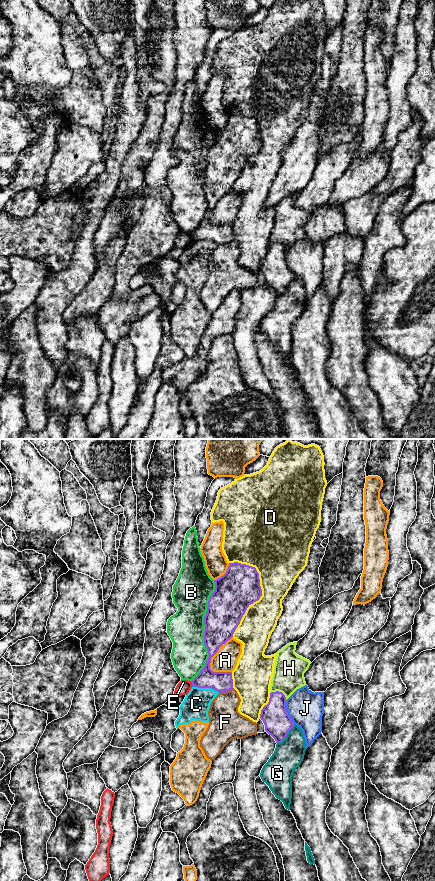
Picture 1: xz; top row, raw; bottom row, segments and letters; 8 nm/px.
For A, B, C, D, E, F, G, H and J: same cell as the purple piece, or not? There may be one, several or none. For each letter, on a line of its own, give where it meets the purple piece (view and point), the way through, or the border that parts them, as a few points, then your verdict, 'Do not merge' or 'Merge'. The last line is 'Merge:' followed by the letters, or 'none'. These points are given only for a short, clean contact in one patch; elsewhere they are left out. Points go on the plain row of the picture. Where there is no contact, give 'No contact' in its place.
A: Touches purple at xz (215, 205). Do not merge
B: Touches purple at xz (204, 183). Do not merge
C: Touches purple at xz (206, 239). Boundary: xz (193, 237), (212, 240), (218, 245). Do not merge
D: Touches purple at xz (261, 146). Do not merge
E: Touches purple at xz (192, 236). Boundary: xz (190, 233), (192, 238). Do not merge
F: Touches purple at xz (225, 243). Do not merge
G: Touches purple at xz (286, 287). Do not merge
H: Touches purple at xz (280, 244). Do not merge
J: Touches purple at xz (286, 264). Do not merge
Merge: none

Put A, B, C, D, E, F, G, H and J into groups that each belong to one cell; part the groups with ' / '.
A C / B / D / E / F / G / H / J

